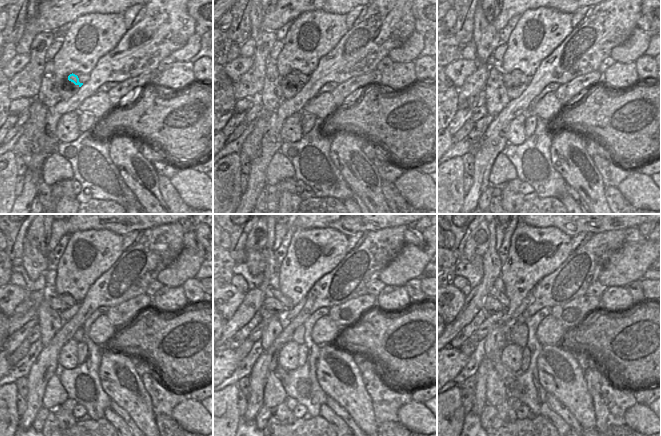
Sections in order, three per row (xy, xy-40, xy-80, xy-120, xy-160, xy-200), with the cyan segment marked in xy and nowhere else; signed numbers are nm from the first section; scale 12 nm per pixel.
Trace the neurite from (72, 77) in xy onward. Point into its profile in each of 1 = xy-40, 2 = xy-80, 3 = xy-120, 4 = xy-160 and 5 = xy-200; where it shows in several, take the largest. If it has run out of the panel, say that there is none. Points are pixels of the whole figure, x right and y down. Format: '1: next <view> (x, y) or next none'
1: next xy-40 (289, 79)
2: next xy-80 (508, 80)
3: next xy-120 (56, 304)
4: next xy-160 (272, 305)
5: next xy-200 (491, 305)

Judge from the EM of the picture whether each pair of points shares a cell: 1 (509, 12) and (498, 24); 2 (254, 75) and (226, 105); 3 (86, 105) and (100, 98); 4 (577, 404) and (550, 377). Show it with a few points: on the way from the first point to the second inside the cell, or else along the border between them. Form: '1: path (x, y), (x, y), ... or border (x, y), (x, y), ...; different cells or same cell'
1: path (506, 15), (500, 21); same cell
2: border (233, 83), (233, 96), (236, 100); different cells
3: path (89, 104), (94, 104), (97, 101); same cell
4: path (571, 397), (557, 383); same cell

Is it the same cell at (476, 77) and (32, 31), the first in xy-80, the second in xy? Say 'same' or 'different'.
different

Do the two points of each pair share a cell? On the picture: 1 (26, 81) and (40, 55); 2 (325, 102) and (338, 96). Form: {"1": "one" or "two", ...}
{"1": "one", "2": "two"}

